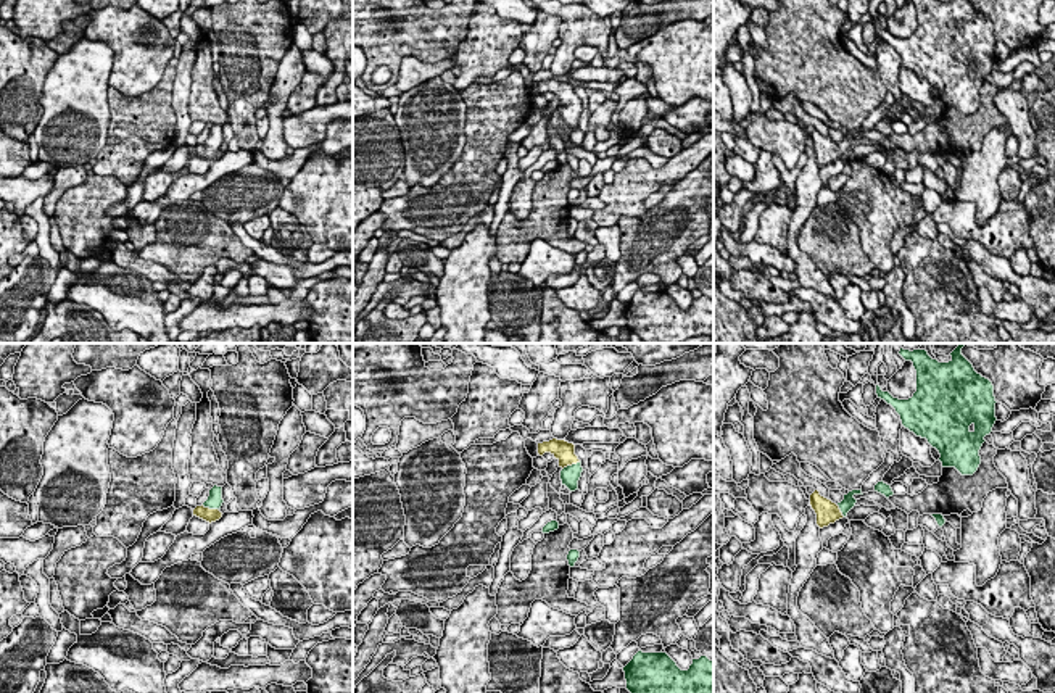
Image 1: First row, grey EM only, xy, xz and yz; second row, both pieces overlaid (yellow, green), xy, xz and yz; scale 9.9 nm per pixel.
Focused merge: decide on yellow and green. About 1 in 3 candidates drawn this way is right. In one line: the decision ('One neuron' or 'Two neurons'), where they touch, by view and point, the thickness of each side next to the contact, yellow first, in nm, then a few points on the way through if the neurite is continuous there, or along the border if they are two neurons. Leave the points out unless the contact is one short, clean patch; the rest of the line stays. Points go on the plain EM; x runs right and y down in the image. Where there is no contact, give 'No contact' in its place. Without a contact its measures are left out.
One neuron. Touches yellow at xz (570, 103). Thickness 200 nm (yellow) against 190 nm. Path across: xz (564, 91), (570, 103), (570, 113)

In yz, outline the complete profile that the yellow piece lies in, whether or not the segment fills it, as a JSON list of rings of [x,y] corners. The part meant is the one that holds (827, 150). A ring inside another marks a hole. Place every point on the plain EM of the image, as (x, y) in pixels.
[[[815,129],[810,134],[810,145],[817,153],[817,164],[820,168],[828,166],[830,163],[834,163],[836,160],[847,155],[847,151],[855,145],[857,139],[855,134],[863,134],[860,129],[852,129],[847,134],[844,134],[844,139],[841,142],[833,142],[831,139],[820,134],[818,129]]]

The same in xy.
[[[214,124],[209,129],[208,139],[193,148],[193,155],[206,160],[206,161],[216,161],[222,156],[222,151],[219,150],[222,145],[222,126]]]

